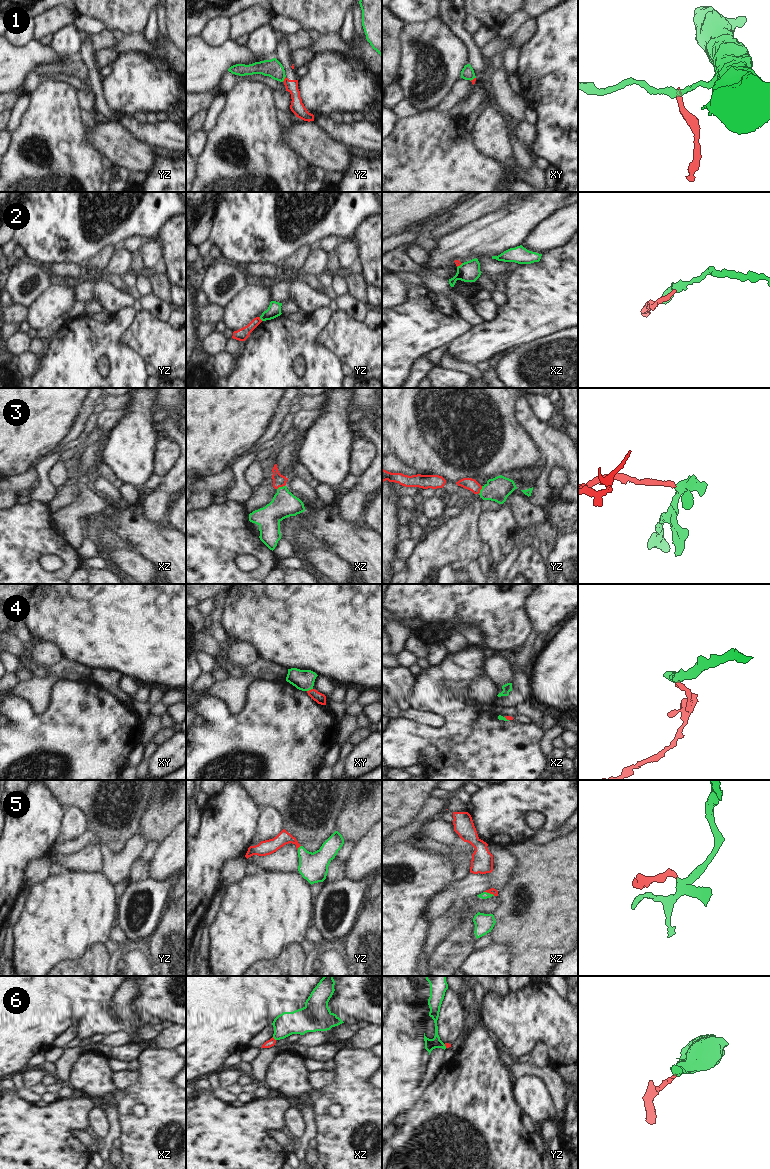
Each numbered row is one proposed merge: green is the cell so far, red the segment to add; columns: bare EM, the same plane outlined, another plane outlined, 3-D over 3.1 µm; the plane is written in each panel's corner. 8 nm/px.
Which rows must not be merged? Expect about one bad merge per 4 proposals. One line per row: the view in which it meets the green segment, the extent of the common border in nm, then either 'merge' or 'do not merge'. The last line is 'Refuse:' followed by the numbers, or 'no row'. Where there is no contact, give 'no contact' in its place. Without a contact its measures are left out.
1: meets green in yz; contact 50 nm long; do not merge
2: meets green in yz; contact 40 nm long; do not merge
3: meets green in xz; contact 70 nm long; merge
4: meets green in xy; contact 50 nm long; merge
5: meets green in xz; contact 90 nm long; merge
6: meets green in xz; contact 40 nm long; merge
Refuse: 1, 2

